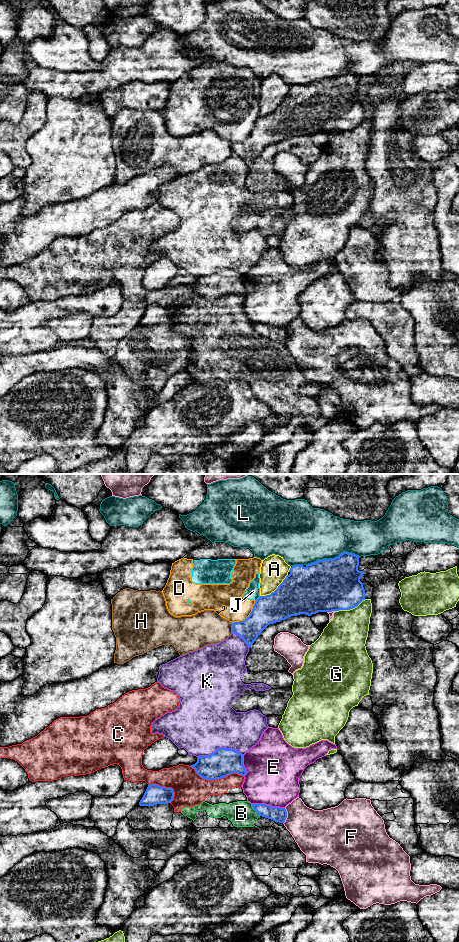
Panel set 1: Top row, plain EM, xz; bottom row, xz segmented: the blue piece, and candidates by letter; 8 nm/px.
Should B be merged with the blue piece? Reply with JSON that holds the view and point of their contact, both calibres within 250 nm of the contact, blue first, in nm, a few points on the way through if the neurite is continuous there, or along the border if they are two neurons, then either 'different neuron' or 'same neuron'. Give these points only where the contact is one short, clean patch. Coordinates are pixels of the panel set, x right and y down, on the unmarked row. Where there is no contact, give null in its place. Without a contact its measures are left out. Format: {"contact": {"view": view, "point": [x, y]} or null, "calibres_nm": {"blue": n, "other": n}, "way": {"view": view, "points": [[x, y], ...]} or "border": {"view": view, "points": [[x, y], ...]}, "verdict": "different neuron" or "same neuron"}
{"contact": {"view": "xz", "point": [254, 329]}, "calibres_nm": {"blue": 120, "other": 200}, "border": {"view": "xz", "points": [[251, 324], [252, 328], [260, 335]]}, "verdict": "different neuron"}

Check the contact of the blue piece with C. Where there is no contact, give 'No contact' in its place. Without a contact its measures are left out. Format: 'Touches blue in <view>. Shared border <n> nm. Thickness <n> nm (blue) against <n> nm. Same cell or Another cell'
Touches blue in xz. Shared border 440 nm. Thickness 220 nm (blue) against 260 nm. Another cell

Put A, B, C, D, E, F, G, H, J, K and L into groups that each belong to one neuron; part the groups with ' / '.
A / B C / D J / E / F / G / H / K / L

